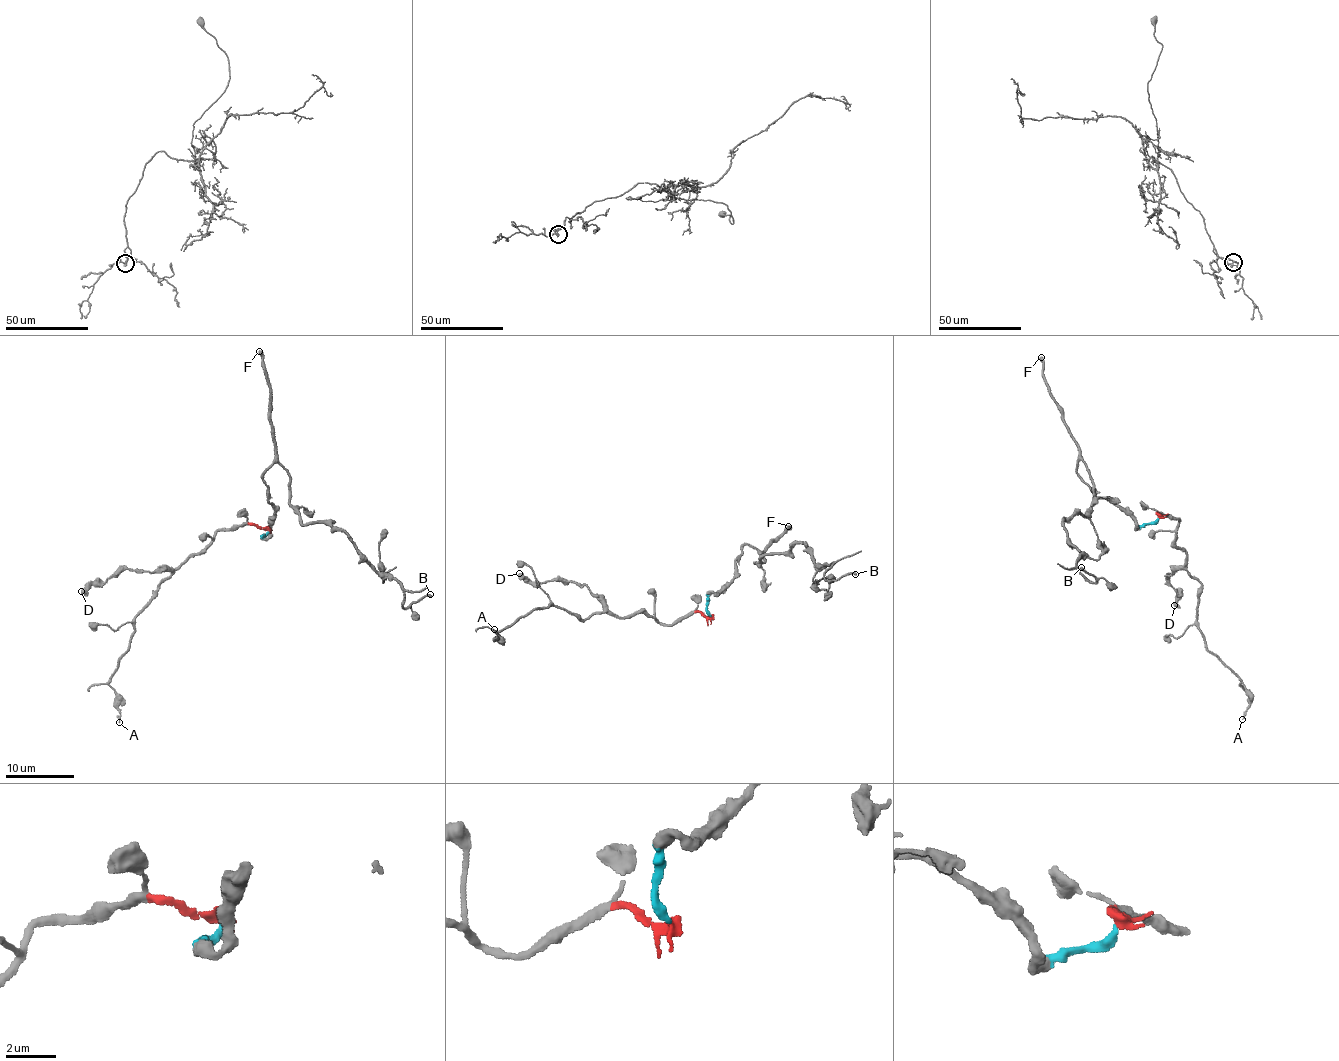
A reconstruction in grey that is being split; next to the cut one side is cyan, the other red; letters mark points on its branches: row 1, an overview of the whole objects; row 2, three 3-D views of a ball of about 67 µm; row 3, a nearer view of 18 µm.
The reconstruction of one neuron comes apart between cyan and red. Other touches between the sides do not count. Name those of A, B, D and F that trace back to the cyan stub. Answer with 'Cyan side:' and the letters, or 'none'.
Cyan side: B, F

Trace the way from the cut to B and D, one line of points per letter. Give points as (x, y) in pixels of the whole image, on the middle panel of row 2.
B: (711, 615), (741, 547), (759, 563), (803, 543), (833, 563), (824, 577), (856, 574)
D: (711, 617), (689, 612), (663, 625), (643, 613), (617, 617), (584, 584), (549, 581), (530, 584), (518, 573)

